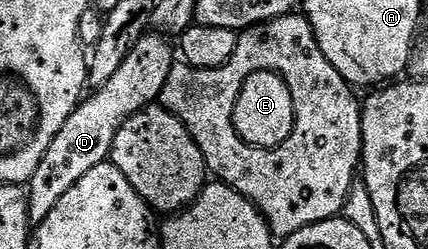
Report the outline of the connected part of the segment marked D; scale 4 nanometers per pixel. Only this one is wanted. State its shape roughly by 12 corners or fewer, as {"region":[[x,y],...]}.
{"region":[[142,35],[64,121],[28,184],[42,223],[109,160],[124,121],[161,100],[176,51]]}

